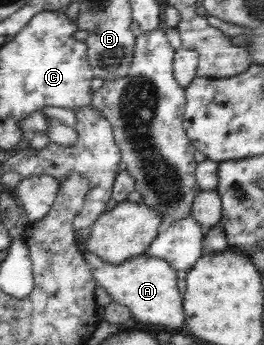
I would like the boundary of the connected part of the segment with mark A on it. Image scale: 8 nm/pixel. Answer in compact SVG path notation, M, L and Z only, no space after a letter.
M86 250L84 259L96 285L105 289L112 297L112 301L125 305L137 321L151 325L165 325L169 329L181 329L185 325L183 298L177 288L176 269L172 268L170 263L141 254L121 265L111 265Z

